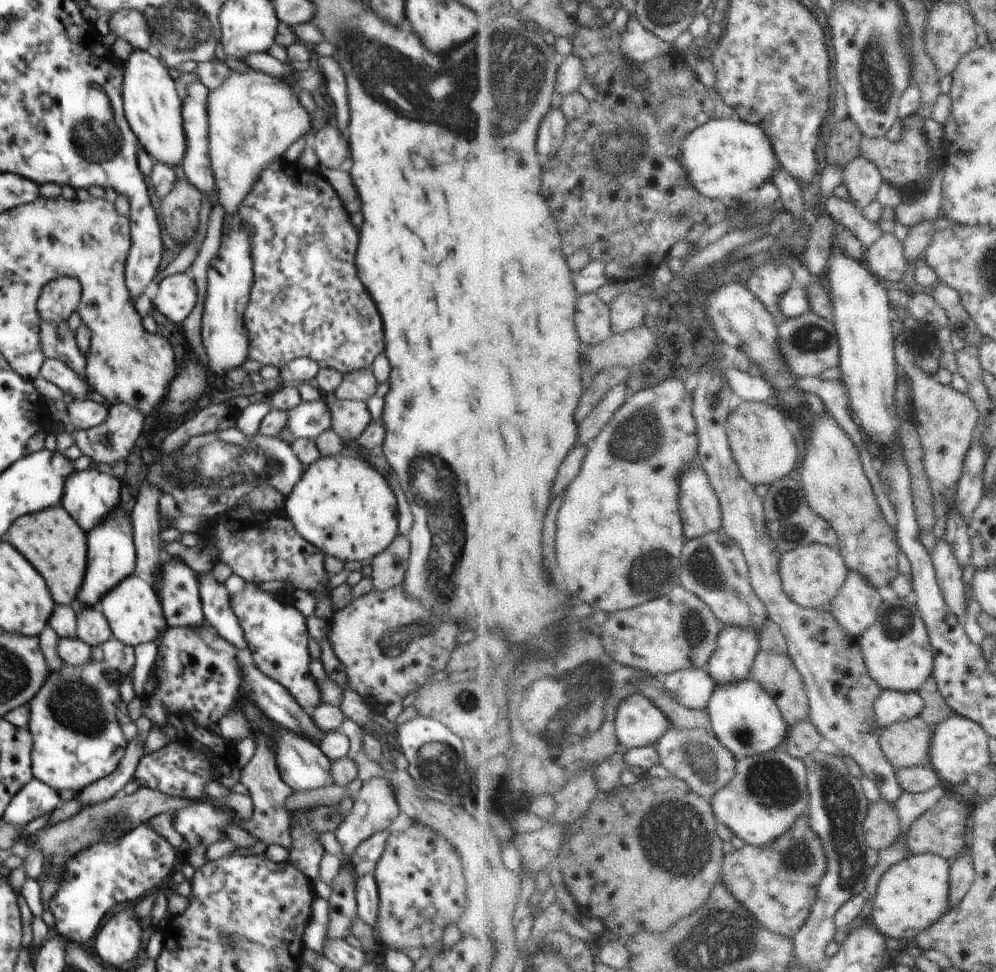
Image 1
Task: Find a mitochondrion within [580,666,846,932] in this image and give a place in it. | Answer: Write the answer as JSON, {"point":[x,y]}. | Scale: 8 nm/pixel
{"point":[677,838]}

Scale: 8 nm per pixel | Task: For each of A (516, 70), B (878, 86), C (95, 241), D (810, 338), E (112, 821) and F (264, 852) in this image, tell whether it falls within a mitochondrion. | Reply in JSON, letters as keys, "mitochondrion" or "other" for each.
{"A":"mitochondrion","B":"mitochondrion","C":"mitochondrion","D":"mitochondrion","E":"mitochondrion","F":"other"}

